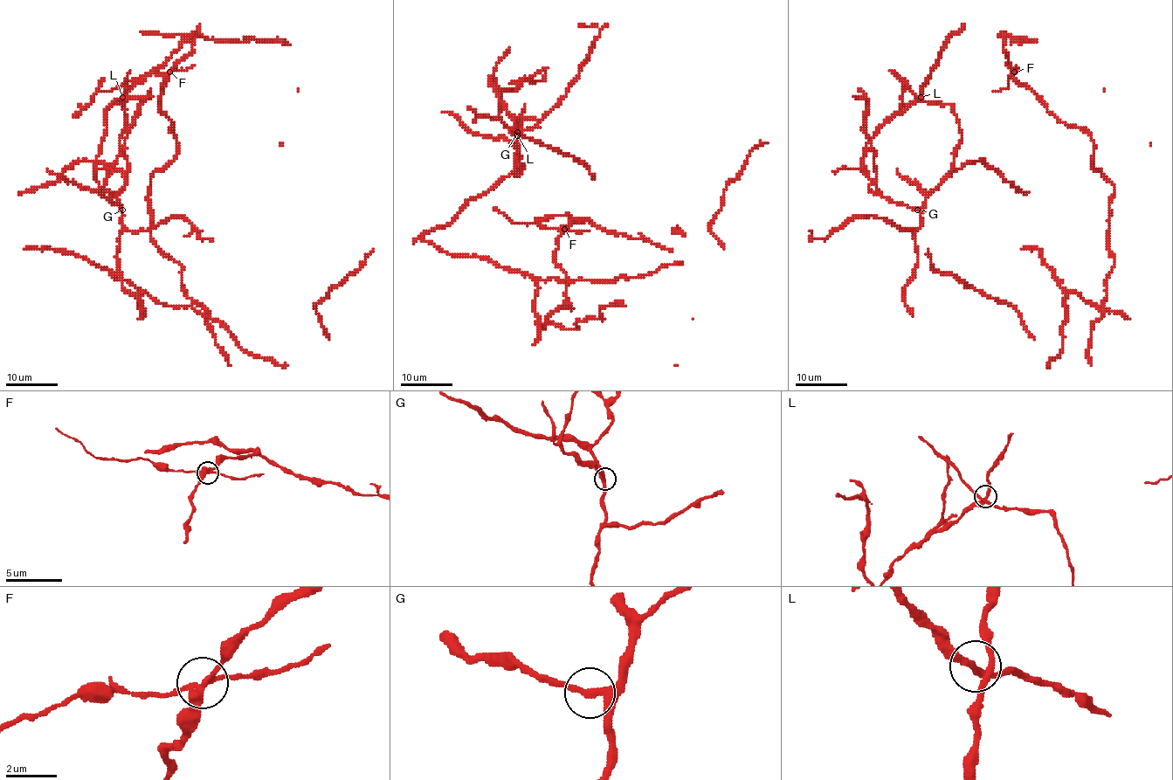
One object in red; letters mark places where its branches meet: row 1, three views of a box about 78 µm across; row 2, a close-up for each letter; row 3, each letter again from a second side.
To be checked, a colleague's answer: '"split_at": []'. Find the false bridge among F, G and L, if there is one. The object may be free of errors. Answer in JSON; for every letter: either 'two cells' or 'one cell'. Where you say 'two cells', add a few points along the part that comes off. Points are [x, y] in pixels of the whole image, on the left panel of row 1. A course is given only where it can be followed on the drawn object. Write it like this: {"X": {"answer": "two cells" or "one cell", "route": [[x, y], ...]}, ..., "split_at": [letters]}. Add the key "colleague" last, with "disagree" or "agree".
{"F": {"answer": "two cells", "route": [[169, 72], [145, 73], [110, 91], [100, 91]]}, "G": {"answer": "one cell"}, "L": {"answer": "one cell"}, "split_at": ["F"], "colleague": "disagree"}

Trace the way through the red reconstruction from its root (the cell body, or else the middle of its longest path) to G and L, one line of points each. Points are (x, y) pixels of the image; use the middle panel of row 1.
G: (514, 119), (517, 132)
L: (514, 119), (500, 100), (490, 79), (495, 81), (500, 93), (500, 119), (517, 135)

